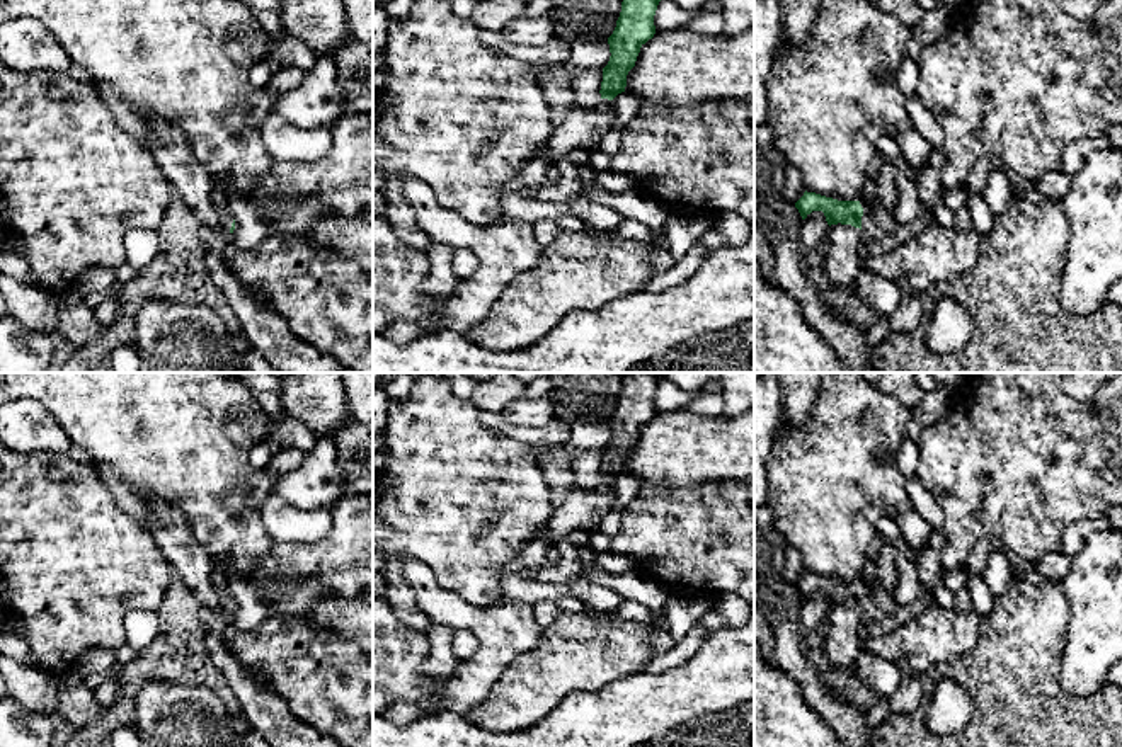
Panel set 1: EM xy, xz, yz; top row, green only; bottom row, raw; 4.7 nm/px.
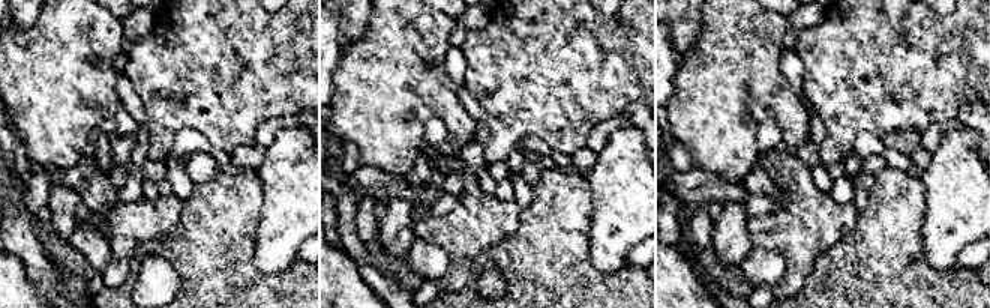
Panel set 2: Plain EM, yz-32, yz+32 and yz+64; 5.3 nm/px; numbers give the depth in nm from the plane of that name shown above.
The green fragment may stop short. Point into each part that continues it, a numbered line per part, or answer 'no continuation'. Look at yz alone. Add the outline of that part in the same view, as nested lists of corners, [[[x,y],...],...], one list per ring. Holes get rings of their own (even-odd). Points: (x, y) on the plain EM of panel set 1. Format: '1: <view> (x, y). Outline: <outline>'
1: yz (877, 603). Outline: [[[879,579],[863,589],[862,611],[873,621],[884,621],[892,616],[902,606],[894,597],[892,590],[887,590]]]

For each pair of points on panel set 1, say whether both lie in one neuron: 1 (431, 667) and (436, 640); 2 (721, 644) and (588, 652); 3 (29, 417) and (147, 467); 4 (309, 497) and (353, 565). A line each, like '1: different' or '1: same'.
1: same
2: different
3: different
4: different

